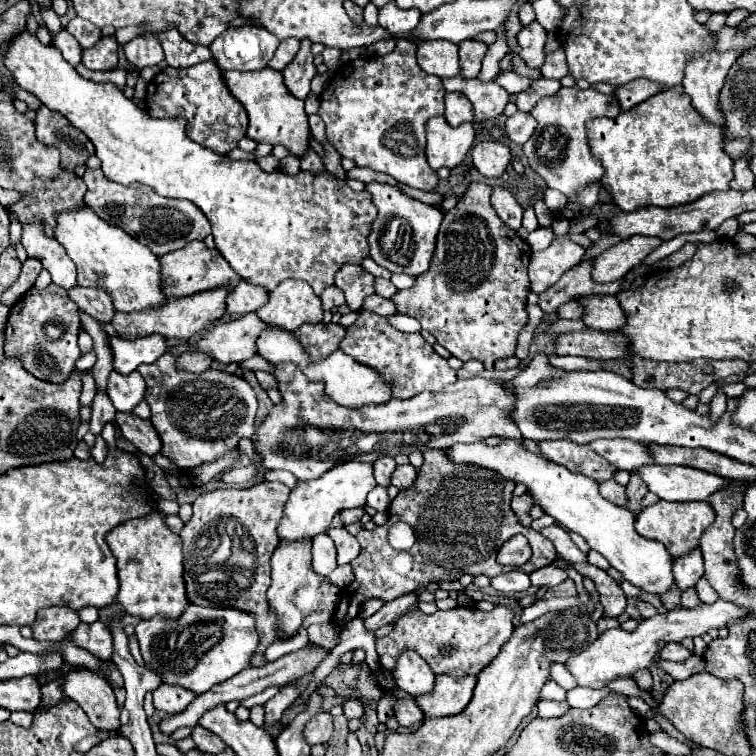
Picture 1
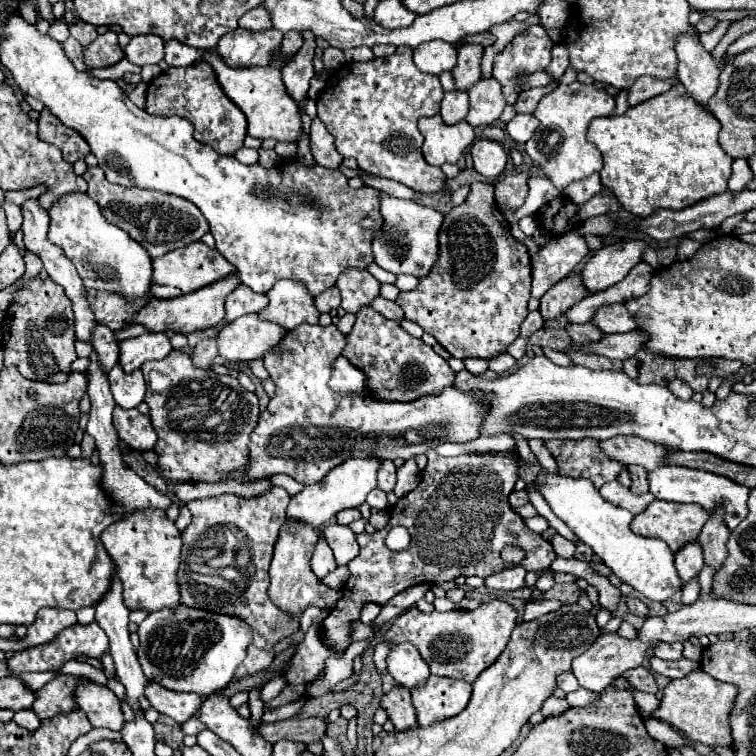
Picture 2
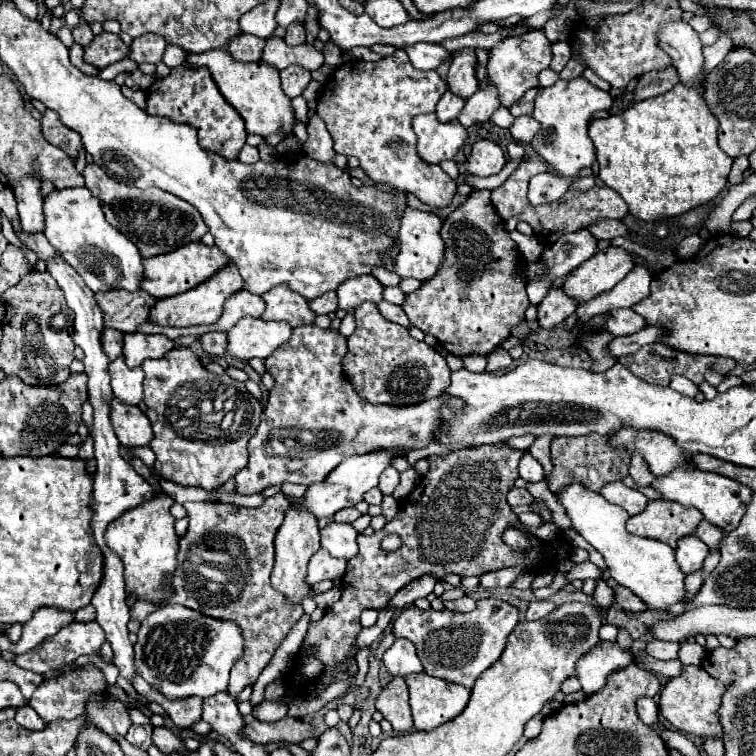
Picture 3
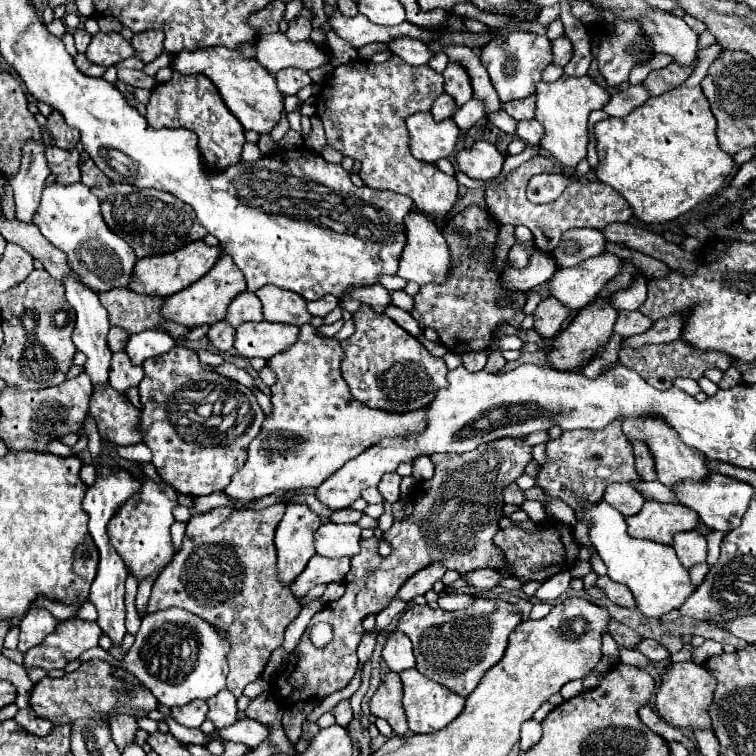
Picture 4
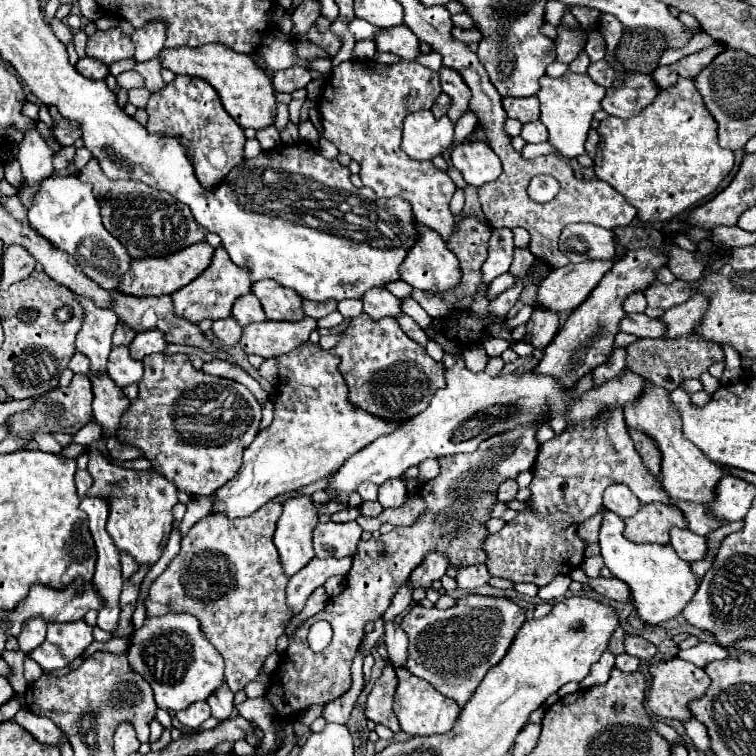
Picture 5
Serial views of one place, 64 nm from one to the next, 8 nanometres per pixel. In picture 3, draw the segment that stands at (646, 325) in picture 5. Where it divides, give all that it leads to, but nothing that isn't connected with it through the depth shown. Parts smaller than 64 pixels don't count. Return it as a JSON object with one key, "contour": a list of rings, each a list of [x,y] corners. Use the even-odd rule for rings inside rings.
{"contour":[[[618,308],[616,312],[610,312],[606,320],[606,330],[614,336],[628,336],[628,334],[640,332],[644,326],[646,326],[646,320],[628,308],[626,310]]]}

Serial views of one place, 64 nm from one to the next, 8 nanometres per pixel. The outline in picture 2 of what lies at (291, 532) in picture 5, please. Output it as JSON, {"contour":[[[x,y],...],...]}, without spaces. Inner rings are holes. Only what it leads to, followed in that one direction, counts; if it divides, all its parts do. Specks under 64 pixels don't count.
{"contour":[[[286,520],[286,524],[280,528],[280,536],[274,546],[274,558],[270,564],[270,590],[268,592],[274,604],[292,616],[304,612],[306,606],[334,608],[342,596],[340,590],[322,586],[320,580],[316,580],[314,572],[310,570],[310,558],[312,558],[318,538],[320,538],[320,532],[312,528],[312,524],[304,524],[300,520]]]}

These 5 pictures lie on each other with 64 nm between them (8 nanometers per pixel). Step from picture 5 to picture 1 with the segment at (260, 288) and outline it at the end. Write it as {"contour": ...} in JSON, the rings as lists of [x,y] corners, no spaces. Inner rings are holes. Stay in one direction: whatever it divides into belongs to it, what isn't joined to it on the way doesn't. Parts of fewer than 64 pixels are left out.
{"contour":[[[284,280],[268,296],[268,304],[256,312],[268,324],[294,332],[306,322],[322,322],[320,298],[304,280]]]}

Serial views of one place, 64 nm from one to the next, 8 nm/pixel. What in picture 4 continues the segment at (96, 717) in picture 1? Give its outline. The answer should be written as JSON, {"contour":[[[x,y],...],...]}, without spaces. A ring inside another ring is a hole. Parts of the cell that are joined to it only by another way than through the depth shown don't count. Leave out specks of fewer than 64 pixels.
{"contour":[[[116,716],[110,720],[110,730],[112,730],[114,744],[118,746],[120,752],[124,752],[124,748],[134,742],[134,736],[138,732],[138,724],[132,716]]]}

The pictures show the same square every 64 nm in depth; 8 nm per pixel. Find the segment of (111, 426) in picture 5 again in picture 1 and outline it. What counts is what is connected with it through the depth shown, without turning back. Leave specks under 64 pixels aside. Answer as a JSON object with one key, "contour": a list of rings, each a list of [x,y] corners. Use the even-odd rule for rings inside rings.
{"contour":[[[116,412],[116,424],[122,430],[122,436],[130,440],[142,454],[154,456],[160,452],[160,438],[156,436],[150,420],[144,420],[134,412]]]}

